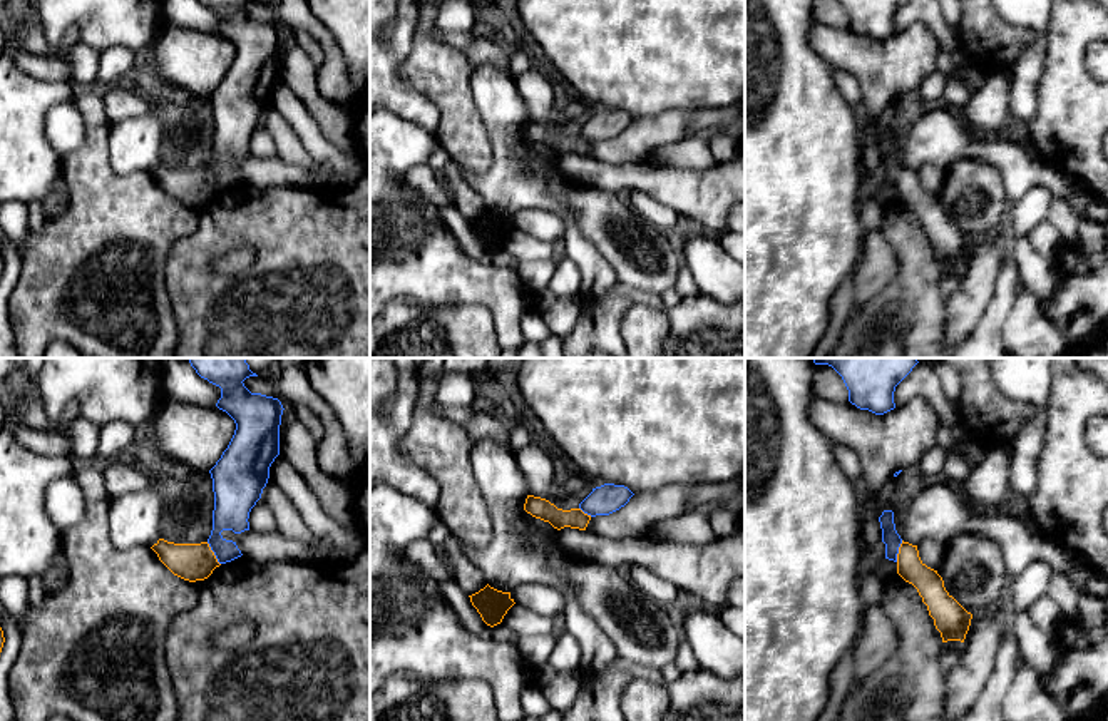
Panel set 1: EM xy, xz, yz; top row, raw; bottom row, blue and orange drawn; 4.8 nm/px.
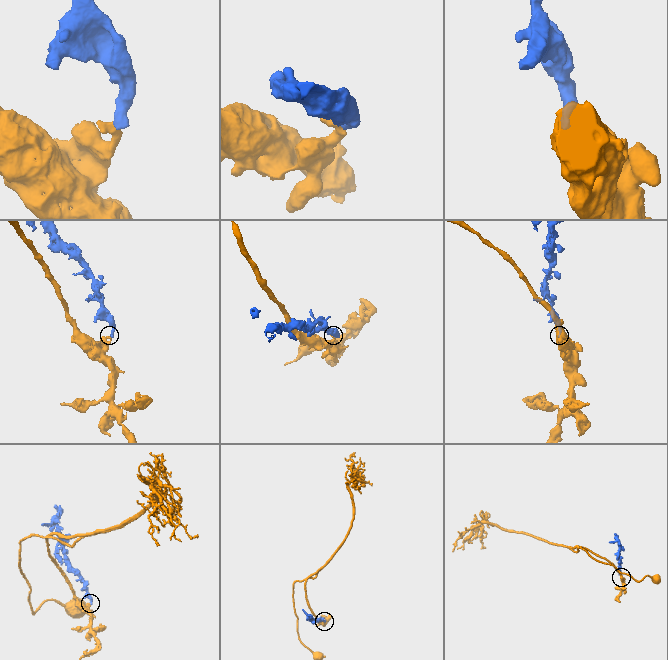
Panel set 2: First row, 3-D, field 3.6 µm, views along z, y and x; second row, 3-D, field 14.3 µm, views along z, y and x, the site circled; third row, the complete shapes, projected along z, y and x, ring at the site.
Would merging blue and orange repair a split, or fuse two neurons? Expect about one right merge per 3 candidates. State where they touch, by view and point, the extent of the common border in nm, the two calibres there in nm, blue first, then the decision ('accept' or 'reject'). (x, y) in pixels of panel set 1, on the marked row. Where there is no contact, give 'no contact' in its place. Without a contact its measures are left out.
contact xy (215, 554); length 130 nm; calibres 180 and 180 nm; reject

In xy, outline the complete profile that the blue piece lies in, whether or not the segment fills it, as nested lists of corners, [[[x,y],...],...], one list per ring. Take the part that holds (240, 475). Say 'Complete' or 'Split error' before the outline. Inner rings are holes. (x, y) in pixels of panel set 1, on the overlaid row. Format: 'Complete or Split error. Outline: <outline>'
Complete. Outline: [[[187,358],[196,373],[209,383],[221,388],[221,398],[216,407],[226,412],[236,423],[234,435],[223,452],[221,458],[209,470],[214,492],[213,530],[208,539],[211,550],[219,564],[241,557],[236,542],[226,540],[221,532],[233,530],[241,534],[249,530],[249,512],[261,499],[263,488],[269,478],[269,467],[280,455],[280,425],[283,405],[278,398],[261,393],[251,393],[244,380],[258,376],[249,370],[244,358]]]

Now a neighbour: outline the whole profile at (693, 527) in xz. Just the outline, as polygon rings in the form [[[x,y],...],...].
[[[703,509],[658,522],[648,534],[656,542],[706,545],[716,539]]]

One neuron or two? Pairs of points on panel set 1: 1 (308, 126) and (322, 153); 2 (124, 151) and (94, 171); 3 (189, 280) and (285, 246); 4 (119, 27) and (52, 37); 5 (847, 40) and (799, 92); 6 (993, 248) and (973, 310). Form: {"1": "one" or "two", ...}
{"1": "one", "2": "two", "3": "one", "4": "one", "5": "two", "6": "one"}

